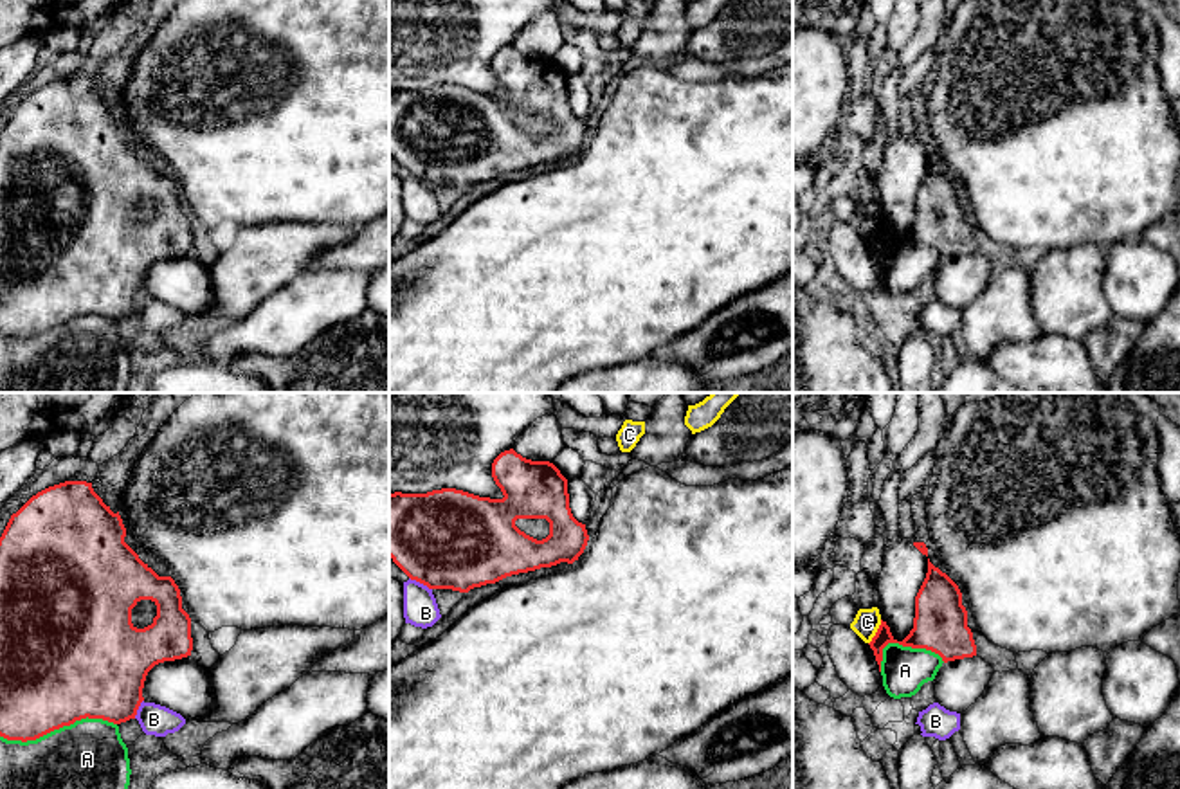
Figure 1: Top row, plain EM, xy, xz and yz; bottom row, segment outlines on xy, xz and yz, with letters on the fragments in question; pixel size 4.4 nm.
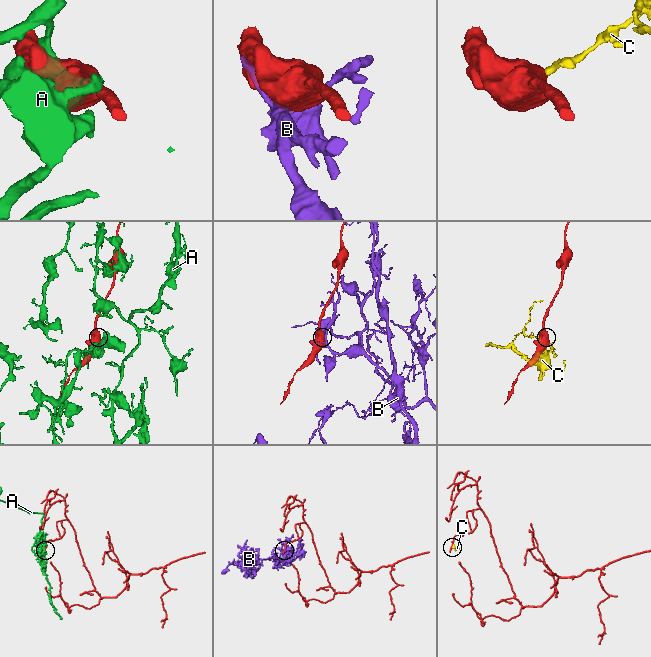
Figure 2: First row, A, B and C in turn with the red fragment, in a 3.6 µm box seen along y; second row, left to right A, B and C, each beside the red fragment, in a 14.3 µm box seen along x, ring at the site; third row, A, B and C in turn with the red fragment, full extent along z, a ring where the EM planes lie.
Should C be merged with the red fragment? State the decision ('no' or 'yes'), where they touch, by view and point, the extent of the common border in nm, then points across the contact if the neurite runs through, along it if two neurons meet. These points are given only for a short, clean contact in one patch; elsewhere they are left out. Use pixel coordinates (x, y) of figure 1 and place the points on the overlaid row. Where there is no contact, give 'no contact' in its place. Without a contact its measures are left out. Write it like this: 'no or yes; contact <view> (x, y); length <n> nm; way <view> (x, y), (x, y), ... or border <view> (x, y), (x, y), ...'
no; contact yz (876, 633); length 130 nm; border yz (881, 620), (869, 643)

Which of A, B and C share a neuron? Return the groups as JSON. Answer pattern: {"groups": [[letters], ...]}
{"groups": [["A"], ["B"], ["C"]]}

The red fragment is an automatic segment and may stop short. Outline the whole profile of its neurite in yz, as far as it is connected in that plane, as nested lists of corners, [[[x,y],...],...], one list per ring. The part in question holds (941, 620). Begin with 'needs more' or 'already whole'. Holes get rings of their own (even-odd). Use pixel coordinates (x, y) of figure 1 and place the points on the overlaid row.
already whole; [[[928,558],[926,578],[915,596],[915,618],[910,634],[897,641],[886,621],[868,643],[881,672],[883,648],[899,643],[912,648],[926,648],[944,663],[976,656],[973,632],[967,627],[967,611],[962,605],[958,585]]]

